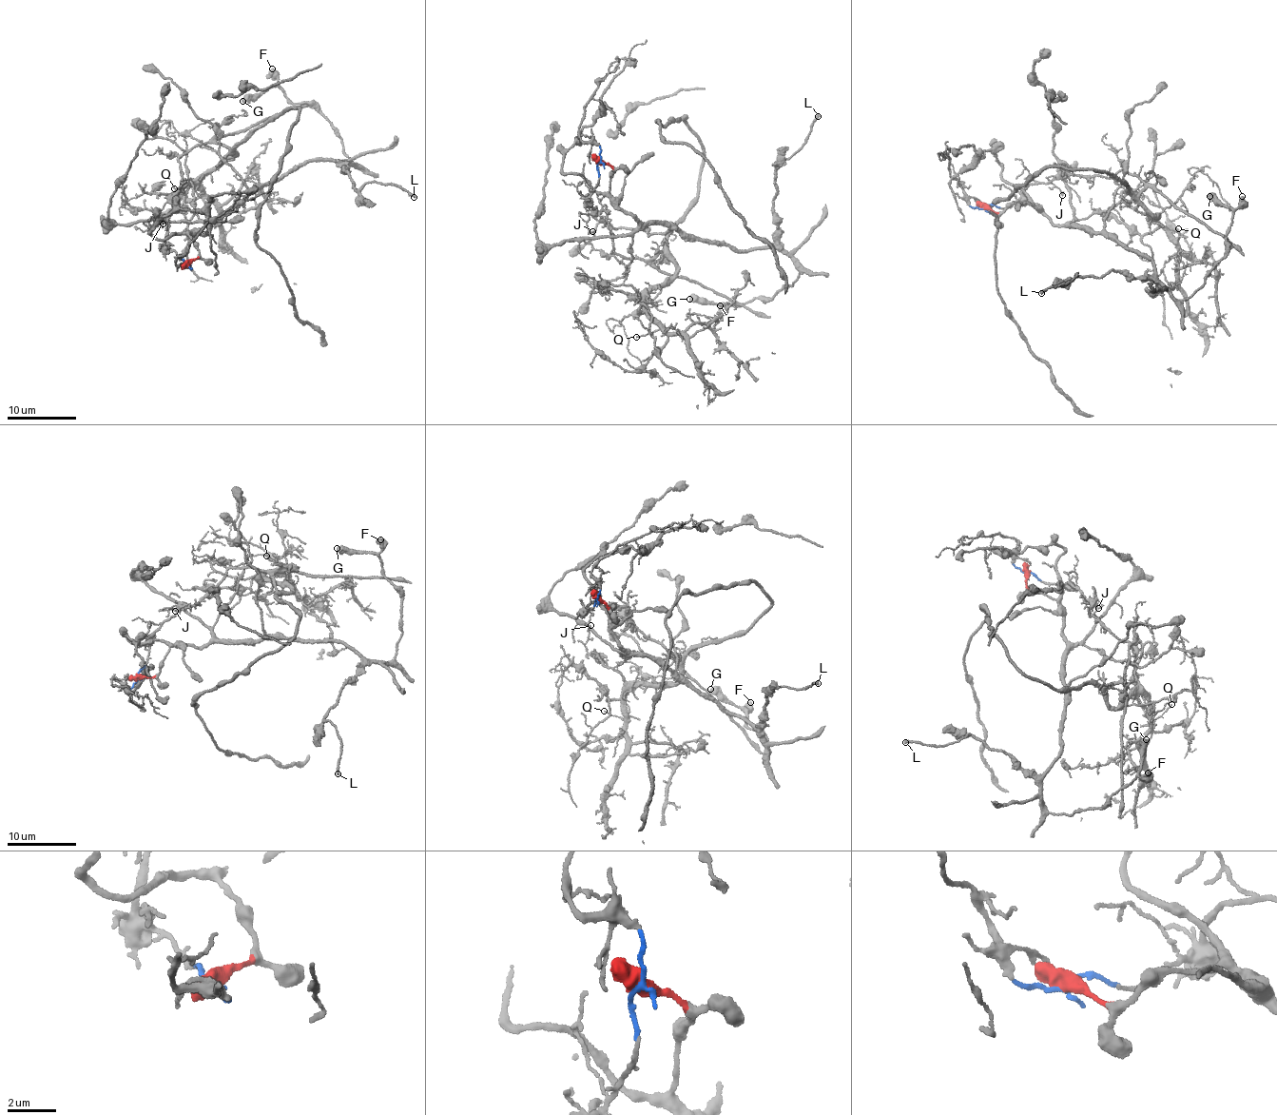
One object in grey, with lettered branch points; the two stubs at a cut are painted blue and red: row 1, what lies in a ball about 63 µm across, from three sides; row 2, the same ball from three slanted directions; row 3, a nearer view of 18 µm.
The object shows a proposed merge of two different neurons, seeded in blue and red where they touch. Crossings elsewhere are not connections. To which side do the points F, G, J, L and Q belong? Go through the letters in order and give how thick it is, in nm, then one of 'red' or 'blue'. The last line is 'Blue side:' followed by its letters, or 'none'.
F: 600 nm thick; red
G: 650 nm thick; red
J: 140 nm thick; blue
L: 280 nm thick; red
Q: 100 nm thick; blue
Blue side: J, Q

